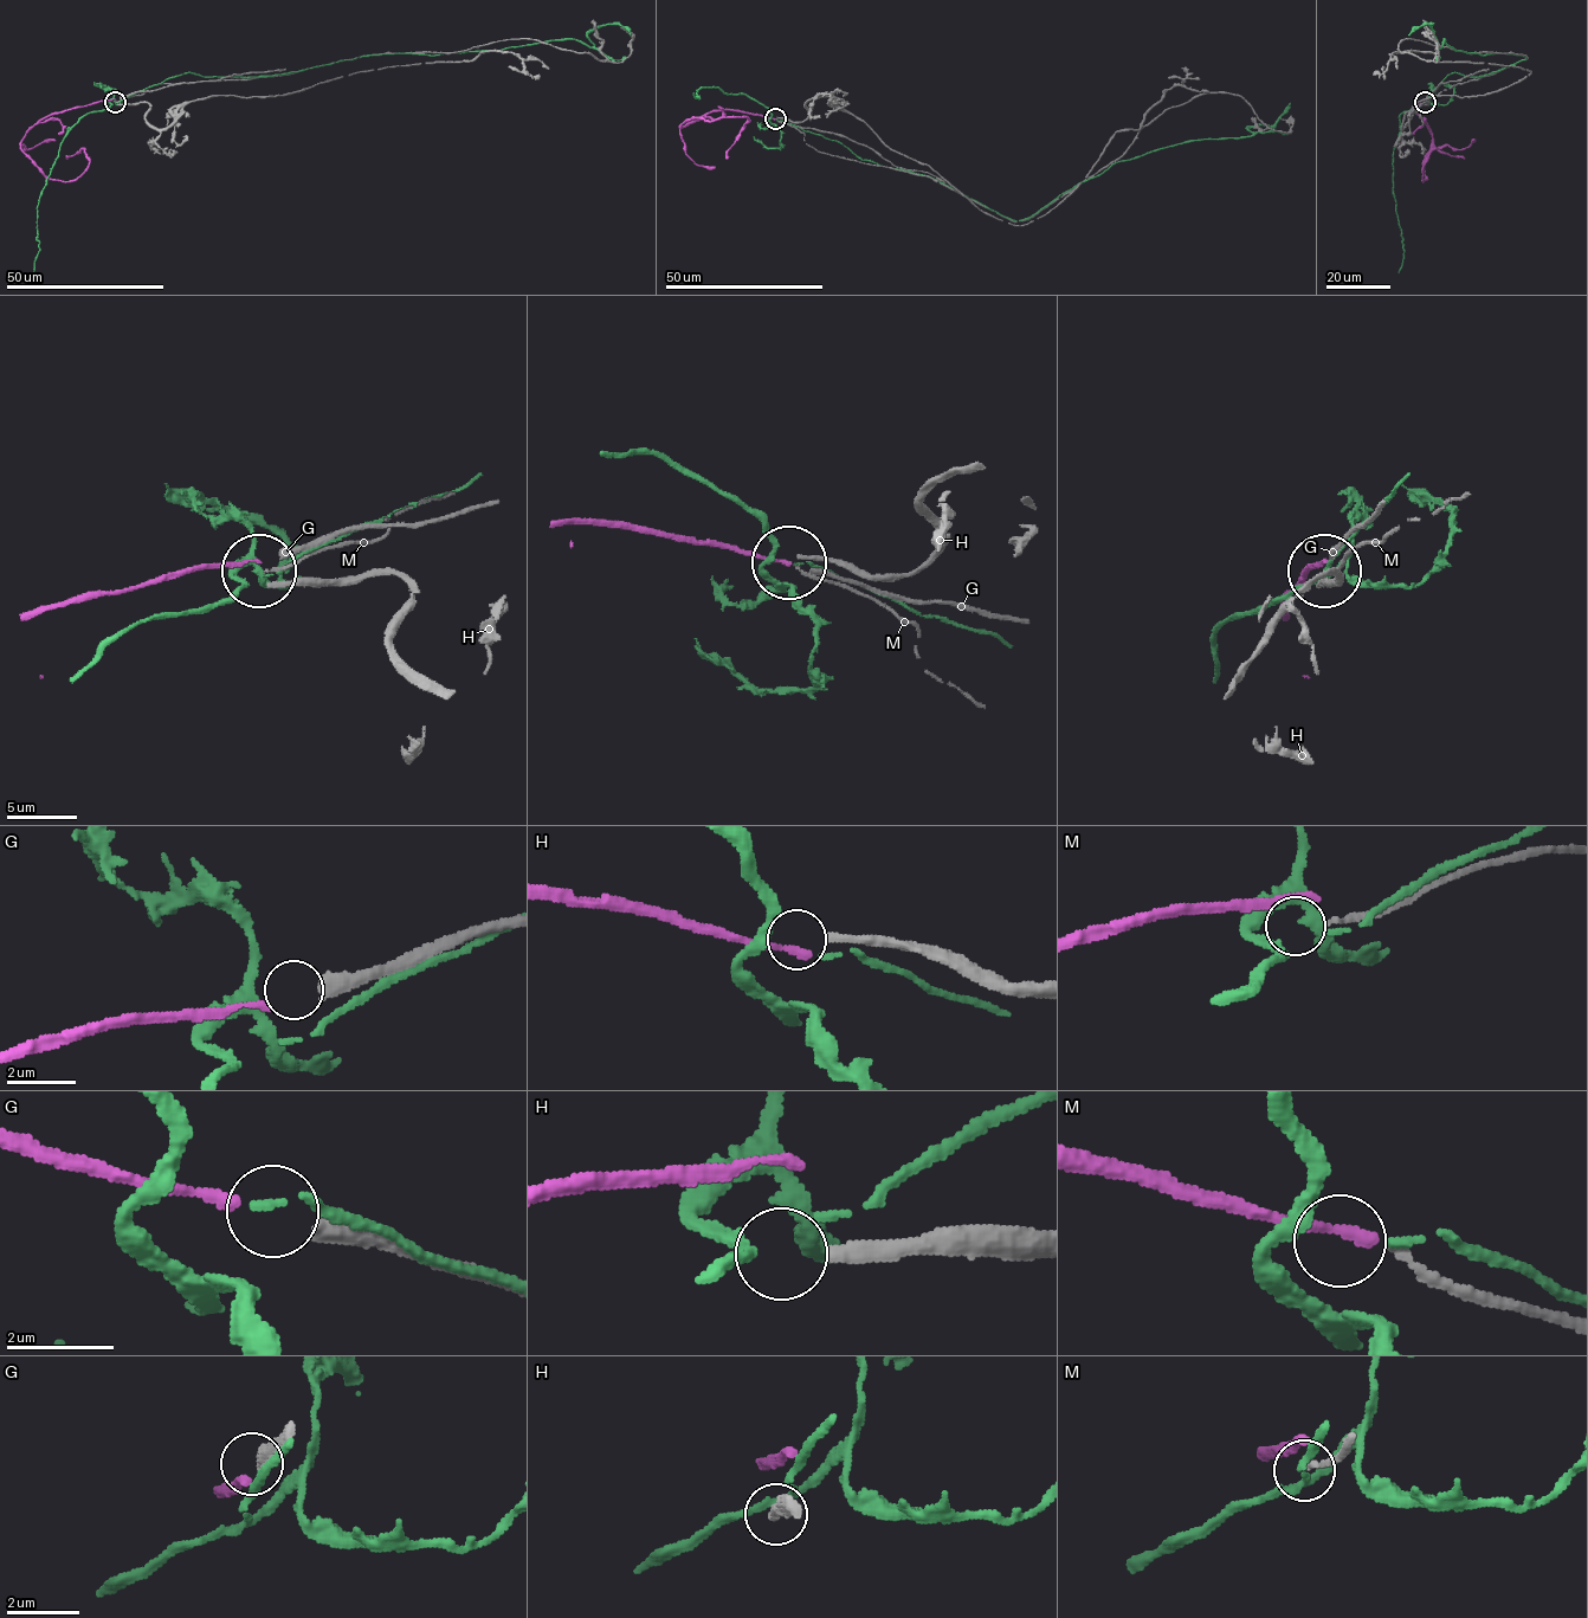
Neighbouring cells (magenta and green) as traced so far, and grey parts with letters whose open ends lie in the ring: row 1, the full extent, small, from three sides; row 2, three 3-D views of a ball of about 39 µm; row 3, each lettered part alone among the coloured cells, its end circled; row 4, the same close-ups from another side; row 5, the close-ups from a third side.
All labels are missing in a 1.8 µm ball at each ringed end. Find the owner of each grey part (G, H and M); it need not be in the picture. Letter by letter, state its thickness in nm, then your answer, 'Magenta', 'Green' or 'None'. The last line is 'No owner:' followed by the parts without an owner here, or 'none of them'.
G: Thickness 420 nm. Magenta
H: Thickness 280 nm. None
M: Thickness 140 nm. None
No owner: H, M

